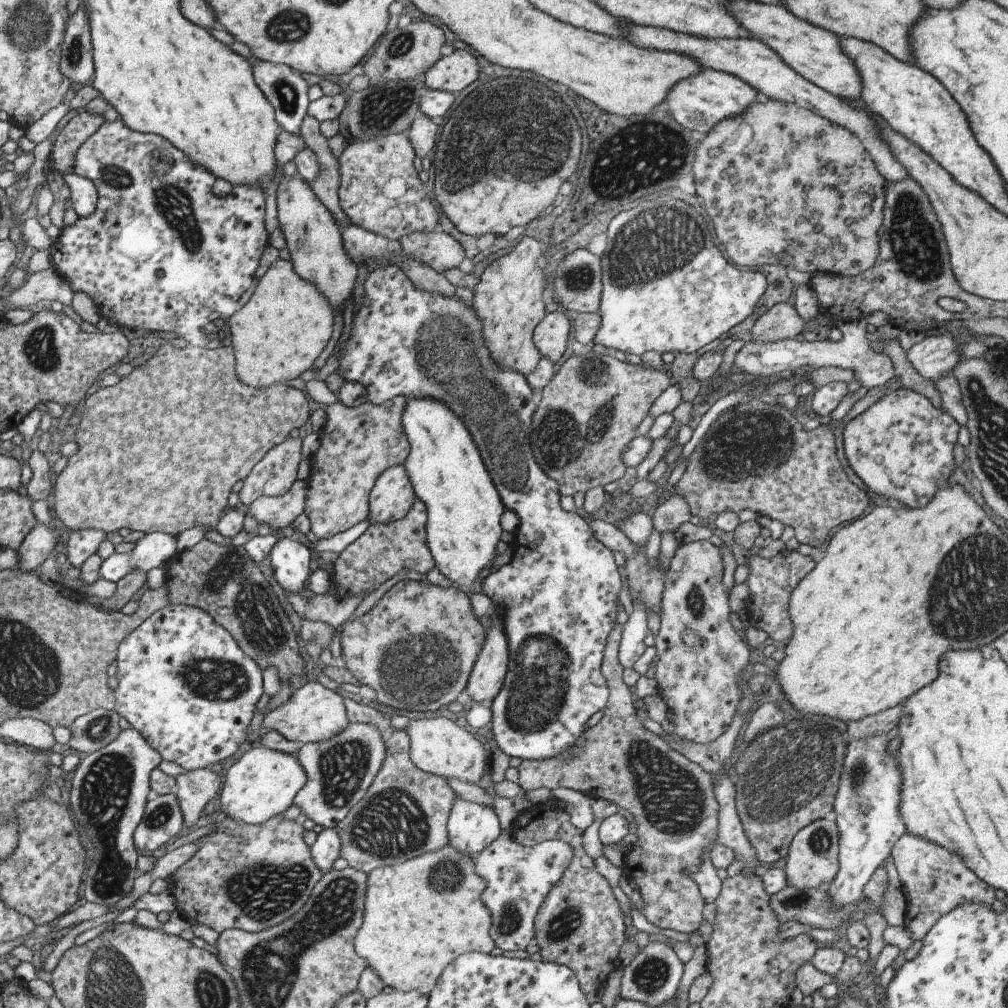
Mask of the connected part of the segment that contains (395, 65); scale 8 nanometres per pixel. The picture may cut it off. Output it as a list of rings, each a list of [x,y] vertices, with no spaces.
[[[414,20],[408,26],[397,27],[384,33],[378,48],[368,58],[364,70],[370,84],[379,85],[388,81],[401,81],[422,76],[440,57],[444,46],[444,33],[436,24]]]

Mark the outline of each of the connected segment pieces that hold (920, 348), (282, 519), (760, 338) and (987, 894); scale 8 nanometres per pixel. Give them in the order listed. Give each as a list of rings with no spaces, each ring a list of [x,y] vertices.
[[[950,333],[926,334],[924,342],[912,346],[906,356],[920,376],[939,381],[953,372],[961,358],[960,348],[961,342]]]
[[[297,480],[292,488],[282,496],[279,497],[260,497],[255,501],[252,501],[248,505],[248,511],[244,510],[244,514],[250,514],[258,524],[268,524],[270,528],[274,530],[280,530],[284,528],[285,525],[294,524],[294,520],[303,513],[303,505],[305,502],[305,482]]]
[[[779,302],[754,323],[748,337],[757,343],[773,343],[781,339],[801,337],[806,333],[805,330],[806,322],[794,306]]]
[[[904,833],[894,844],[891,856],[894,858],[907,904],[905,928],[913,942],[923,940],[936,922],[950,911],[973,904],[991,907],[996,900],[995,888],[978,878],[978,875],[964,864],[960,855],[923,838]]]

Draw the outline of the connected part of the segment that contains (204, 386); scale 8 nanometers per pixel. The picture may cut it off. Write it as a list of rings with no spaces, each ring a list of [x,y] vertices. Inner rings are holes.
[[[222,337],[214,345],[201,346],[200,344],[188,344],[183,349],[175,348],[171,343],[160,345],[155,355],[142,357],[133,362],[134,369],[121,380],[106,388],[92,393],[84,402],[84,412],[80,423],[74,429],[74,440],[79,444],[78,451],[67,462],[64,470],[56,478],[51,499],[51,510],[56,520],[65,525],[70,531],[78,529],[96,529],[110,534],[120,528],[142,530],[142,532],[162,531],[171,535],[177,535],[186,529],[199,526],[202,529],[216,530],[219,519],[228,509],[228,496],[236,482],[244,480],[251,470],[260,462],[264,455],[276,445],[290,438],[290,432],[294,428],[306,424],[311,416],[310,402],[306,395],[299,389],[285,384],[272,385],[267,389],[246,386],[235,371],[235,352]]]

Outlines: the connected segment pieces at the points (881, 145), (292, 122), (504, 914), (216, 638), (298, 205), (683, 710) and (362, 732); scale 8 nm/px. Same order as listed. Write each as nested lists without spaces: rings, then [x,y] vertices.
[[[626,23],[623,26],[623,38],[630,44],[643,49],[659,50],[669,53],[678,53],[686,55],[692,58],[693,61],[699,63],[701,67],[708,69],[714,69],[717,71],[724,71],[728,74],[733,74],[747,82],[761,98],[774,99],[782,102],[793,102],[799,107],[811,110],[814,114],[823,116],[828,120],[831,120],[837,125],[847,128],[852,131],[862,142],[864,148],[868,151],[868,154],[872,157],[875,162],[876,168],[879,173],[888,181],[888,183],[899,181],[900,179],[908,177],[912,179],[908,174],[907,170],[896,160],[895,155],[891,153],[891,148],[881,140],[877,133],[877,128],[871,117],[865,111],[859,111],[853,109],[844,100],[836,97],[833,94],[827,93],[823,88],[813,85],[812,82],[806,80],[803,76],[800,76],[795,70],[792,70],[790,65],[787,65],[769,46],[766,46],[763,42],[757,41],[752,38],[722,38],[718,37],[715,39],[697,37],[688,33],[679,33],[675,30],[656,28],[654,26],[637,25],[636,23]]]
[[[253,60],[252,68],[255,83],[274,107],[275,117],[282,128],[283,134],[299,136],[302,119],[307,115],[307,108],[310,104],[307,93],[309,86],[301,73],[288,65],[270,61]]]
[[[502,831],[500,836],[474,858],[474,872],[486,886],[481,900],[491,914],[490,936],[504,952],[526,950],[535,938],[535,916],[550,889],[564,874],[573,857],[572,847],[562,841],[544,841],[534,846],[520,845],[514,835]]]
[[[168,604],[145,618],[117,650],[115,711],[147,739],[162,760],[170,760],[186,771],[208,769],[230,758],[248,738],[247,732],[264,694],[263,672],[232,635],[199,606]]]
[[[297,174],[279,182],[277,215],[279,227],[286,238],[294,272],[303,281],[318,286],[322,296],[332,306],[333,316],[336,308],[342,308],[343,312],[344,304],[353,295],[358,269],[344,250],[341,232],[331,212],[312,192],[310,184],[300,179]]]
[[[708,539],[676,548],[665,578],[663,614],[655,638],[657,690],[675,724],[674,733],[703,745],[714,742],[729,729],[740,700],[737,680],[752,672],[748,646],[728,618],[729,593],[722,586],[722,565],[720,550]]]
[[[350,721],[346,730],[337,737],[319,743],[304,743],[297,761],[307,774],[307,781],[296,793],[293,804],[315,824],[336,828],[352,807],[364,798],[384,757],[385,746],[379,730],[366,723]]]

